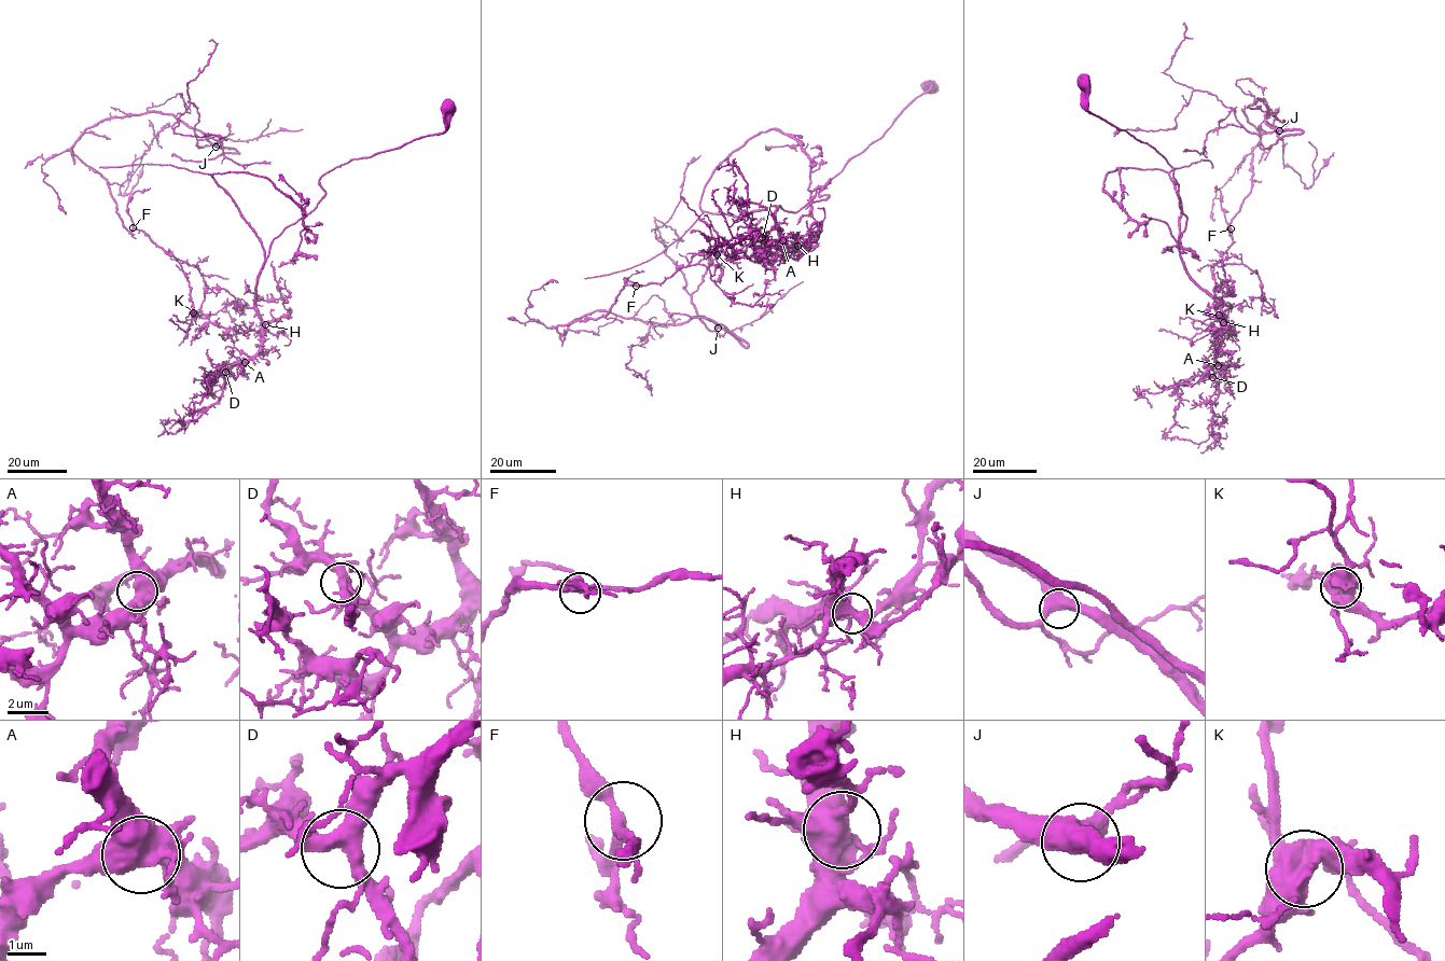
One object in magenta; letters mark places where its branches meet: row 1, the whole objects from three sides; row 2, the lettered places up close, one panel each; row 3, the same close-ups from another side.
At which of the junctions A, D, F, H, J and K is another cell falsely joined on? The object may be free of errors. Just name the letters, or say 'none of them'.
K

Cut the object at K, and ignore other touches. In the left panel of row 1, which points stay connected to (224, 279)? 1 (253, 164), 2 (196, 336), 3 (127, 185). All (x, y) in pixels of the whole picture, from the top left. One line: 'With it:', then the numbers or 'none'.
With it: 1, 3

